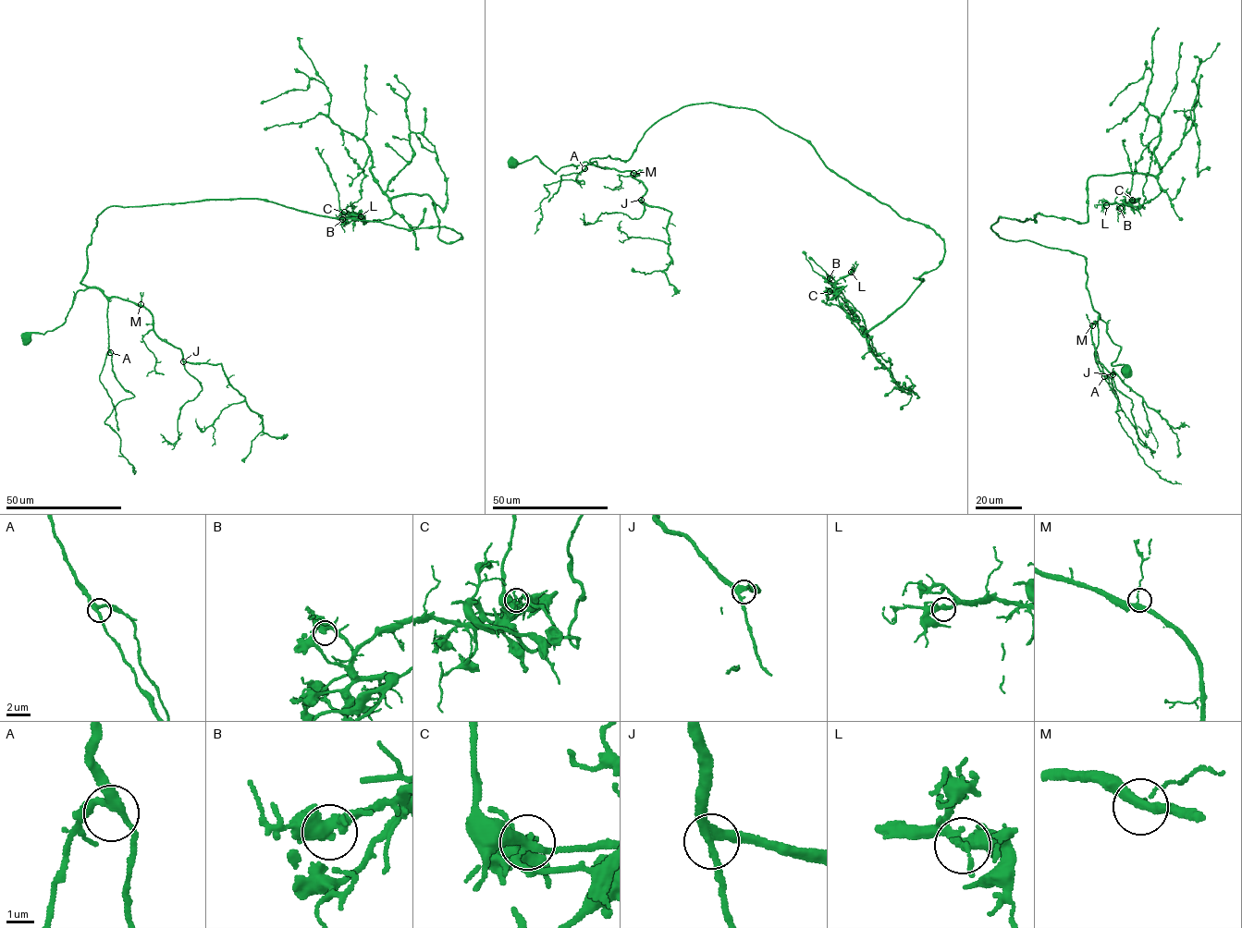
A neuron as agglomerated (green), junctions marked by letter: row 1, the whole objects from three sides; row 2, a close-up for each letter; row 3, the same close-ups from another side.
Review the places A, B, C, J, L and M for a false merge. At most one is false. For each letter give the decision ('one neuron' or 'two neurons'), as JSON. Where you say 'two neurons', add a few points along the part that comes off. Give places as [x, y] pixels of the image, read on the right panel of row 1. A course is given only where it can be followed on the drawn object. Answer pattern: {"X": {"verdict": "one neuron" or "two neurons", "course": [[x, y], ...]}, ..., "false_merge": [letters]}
{"A": {"verdict": "one neuron"}, "B": {"verdict": "one neuron"}, "C": {"verdict": "two neurons", "course": [[1132, 199], [1124, 200], [1124, 203], [1144, 209], [1142, 189], [1151, 159], [1148, 147], [1141, 142], [1141, 132]]}, "J": {"verdict": "one neuron"}, "L": {"verdict": "one neuron"}, "M": {"verdict": "one neuron"}, "false_merge": ["C"]}

